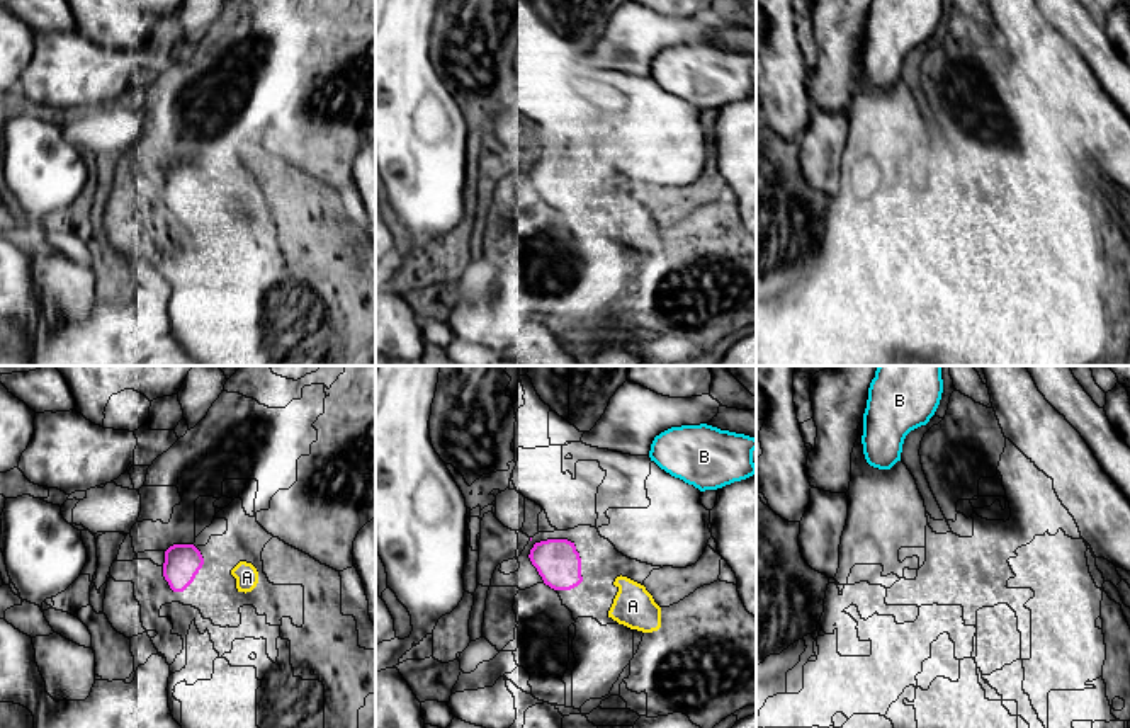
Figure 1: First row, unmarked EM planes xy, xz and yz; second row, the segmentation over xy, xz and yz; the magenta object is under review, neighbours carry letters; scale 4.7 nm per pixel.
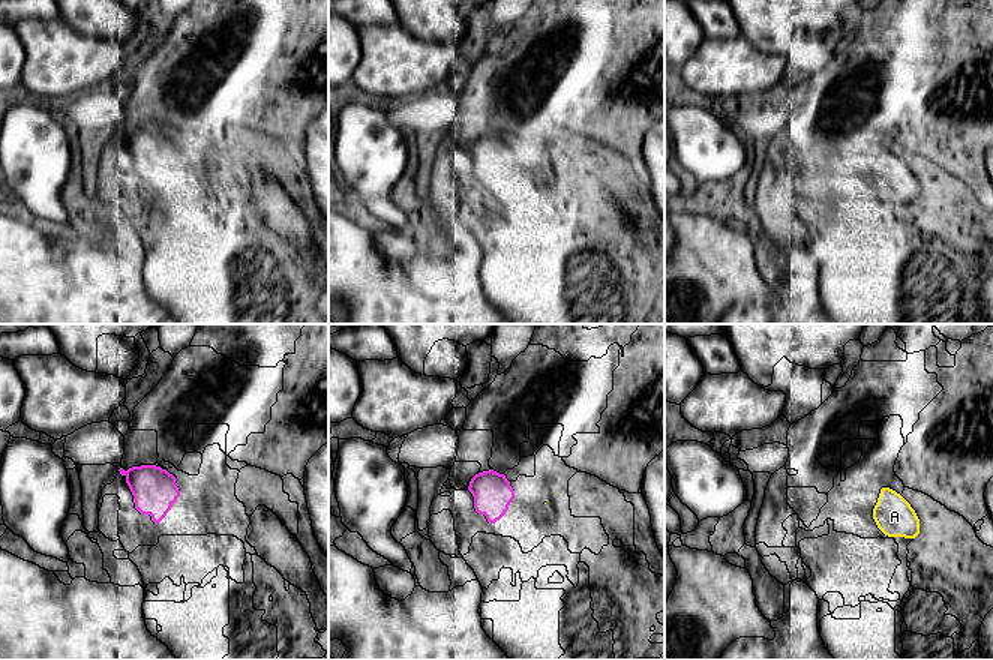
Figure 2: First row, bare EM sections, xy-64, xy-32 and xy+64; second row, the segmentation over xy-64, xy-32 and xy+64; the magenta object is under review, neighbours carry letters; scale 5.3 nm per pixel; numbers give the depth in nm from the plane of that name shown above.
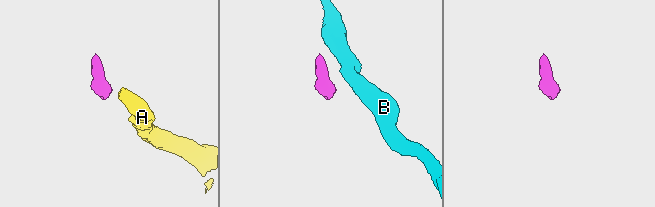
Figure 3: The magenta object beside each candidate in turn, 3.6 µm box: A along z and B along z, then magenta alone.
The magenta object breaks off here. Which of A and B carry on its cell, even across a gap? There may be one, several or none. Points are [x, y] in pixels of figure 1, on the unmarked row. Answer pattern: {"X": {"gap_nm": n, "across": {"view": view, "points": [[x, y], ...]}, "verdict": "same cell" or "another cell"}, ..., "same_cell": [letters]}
{"A": {"gap_nm": 140, "across": {"view": "xy", "points": [[203, 182], [231, 189]]}, "verdict": "same cell"}, "B": {"gap_nm": 550, "across": {"view": "xz", "points": [[573, 162], [651, 79]]}, "verdict": "another cell"}, "same_cell": ["A"]}

